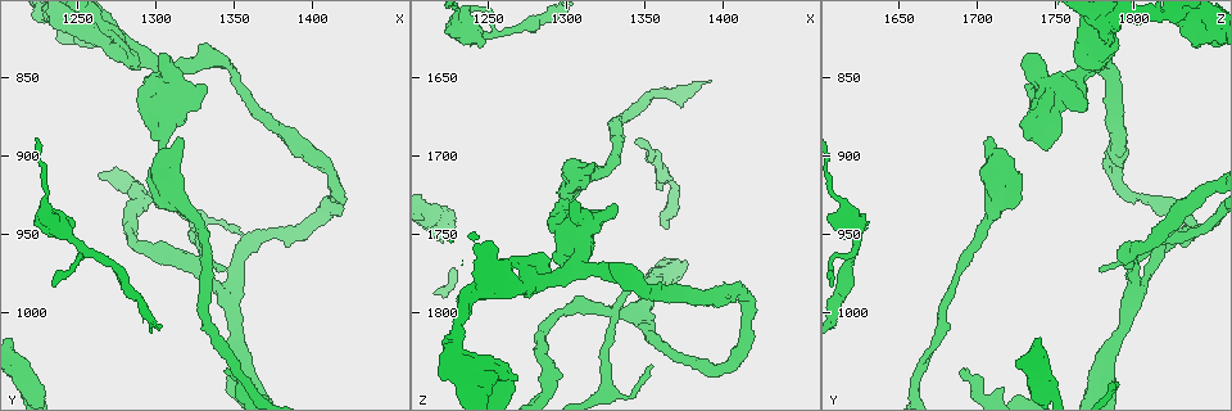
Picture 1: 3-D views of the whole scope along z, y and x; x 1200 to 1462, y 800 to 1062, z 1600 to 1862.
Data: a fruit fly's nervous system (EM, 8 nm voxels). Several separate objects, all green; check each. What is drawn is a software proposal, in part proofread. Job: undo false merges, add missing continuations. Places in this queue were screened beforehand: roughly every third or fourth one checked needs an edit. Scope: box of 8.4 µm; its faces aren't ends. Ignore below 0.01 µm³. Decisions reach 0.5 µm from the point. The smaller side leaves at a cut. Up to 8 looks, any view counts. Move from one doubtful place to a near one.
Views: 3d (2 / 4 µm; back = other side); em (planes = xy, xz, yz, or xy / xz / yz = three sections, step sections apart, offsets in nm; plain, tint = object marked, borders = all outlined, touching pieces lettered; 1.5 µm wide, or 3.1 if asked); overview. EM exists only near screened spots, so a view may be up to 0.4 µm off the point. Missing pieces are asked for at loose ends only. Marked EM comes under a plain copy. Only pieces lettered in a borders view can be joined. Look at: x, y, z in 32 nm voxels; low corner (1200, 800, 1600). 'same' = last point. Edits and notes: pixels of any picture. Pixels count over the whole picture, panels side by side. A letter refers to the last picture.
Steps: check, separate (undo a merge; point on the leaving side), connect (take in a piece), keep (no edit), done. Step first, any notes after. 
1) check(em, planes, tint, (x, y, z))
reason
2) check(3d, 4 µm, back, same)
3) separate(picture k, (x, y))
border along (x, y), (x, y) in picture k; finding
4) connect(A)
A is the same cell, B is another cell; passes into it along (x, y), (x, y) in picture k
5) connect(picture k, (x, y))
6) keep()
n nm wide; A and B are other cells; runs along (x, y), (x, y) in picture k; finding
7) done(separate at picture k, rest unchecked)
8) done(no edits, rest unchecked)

check(em, yz, step 4, tint, (1414, 916, 1790))
abrupt turn

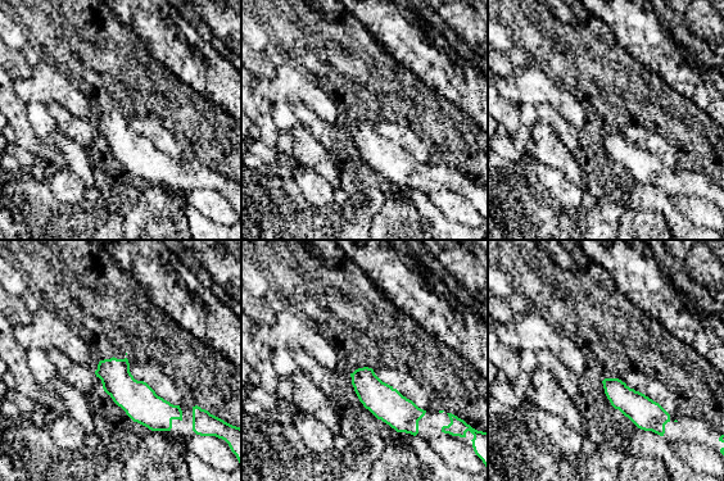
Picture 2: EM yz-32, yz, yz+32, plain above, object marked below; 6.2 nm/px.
check(em, planes, tint, same)

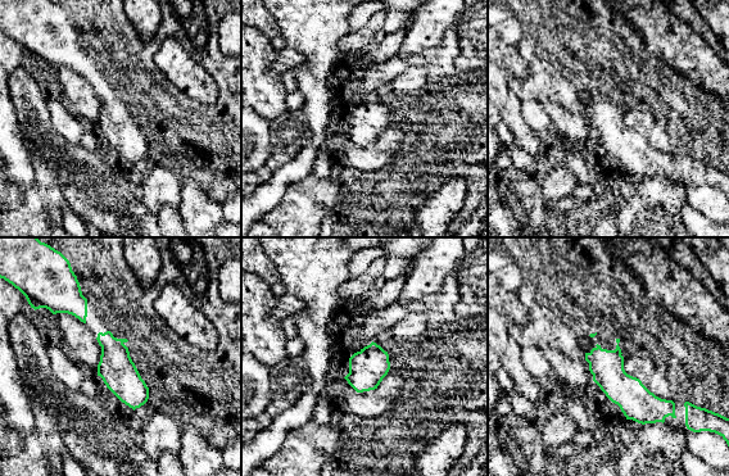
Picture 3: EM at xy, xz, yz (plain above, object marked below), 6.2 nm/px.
check(em, planes, borders, same)

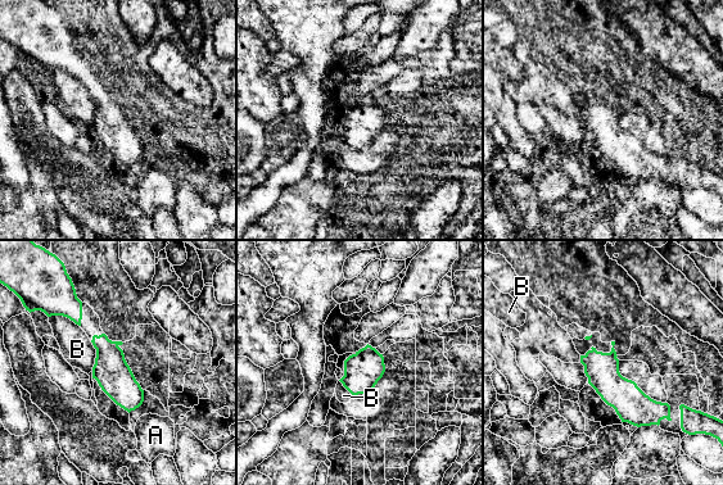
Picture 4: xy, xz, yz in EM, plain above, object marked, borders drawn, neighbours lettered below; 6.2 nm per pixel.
keep()
A and B are other cells; runs along (583, 358), (636, 408), (667, 409) in picture 4; all the same neuron

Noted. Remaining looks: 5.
check(em, yz, step 4, borders, (1314, 886, 1708))
free end

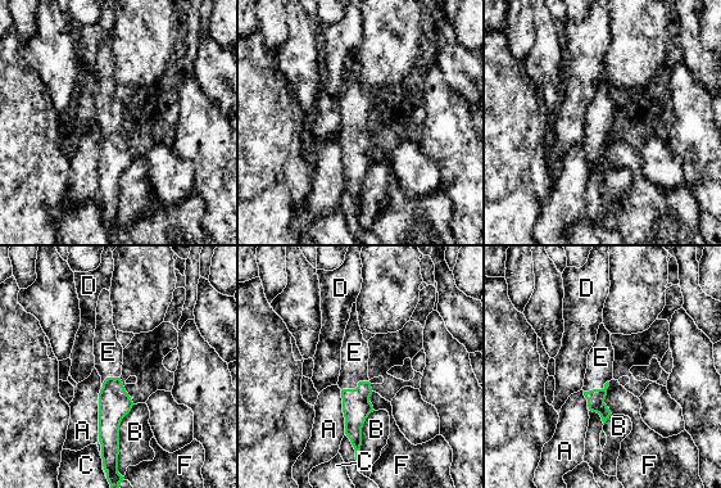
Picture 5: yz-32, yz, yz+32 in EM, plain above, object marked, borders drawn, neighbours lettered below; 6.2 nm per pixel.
check(em, planes, borders, same)
cut it another way

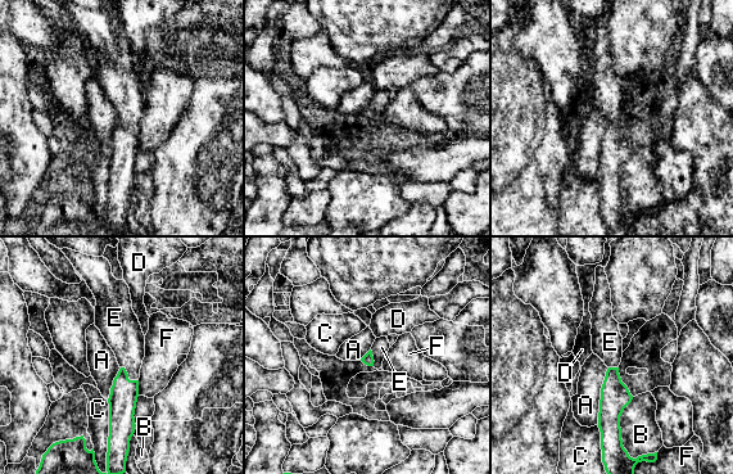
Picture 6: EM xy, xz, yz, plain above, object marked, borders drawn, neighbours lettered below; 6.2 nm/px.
connect(E)
A touches over 360 nm; E is the same cell, A, B, C, D and F are other cells; the neuron continues

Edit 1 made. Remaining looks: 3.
check(overview)
see it whole again

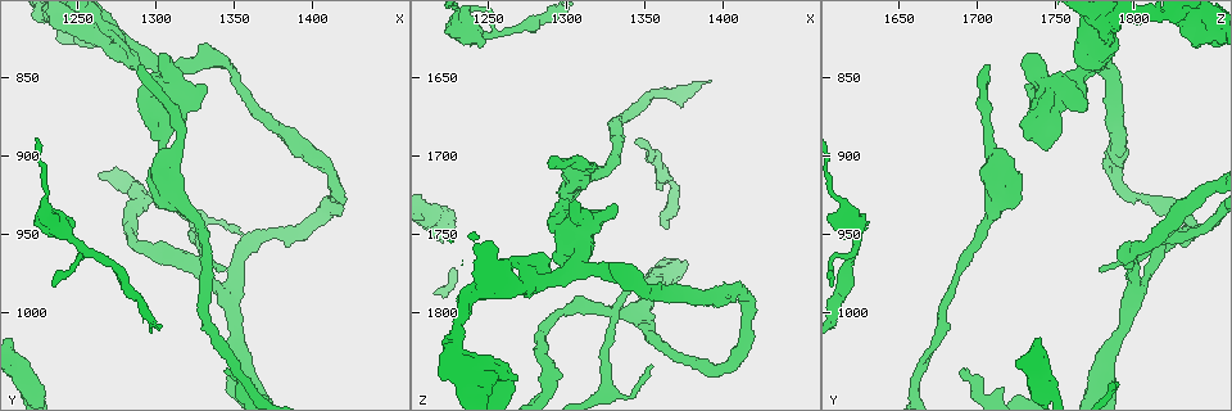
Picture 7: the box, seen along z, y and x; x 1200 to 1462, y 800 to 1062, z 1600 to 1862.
check(em, xz, step 8, tint, (1220, 1048, 1742))
thick turns thin

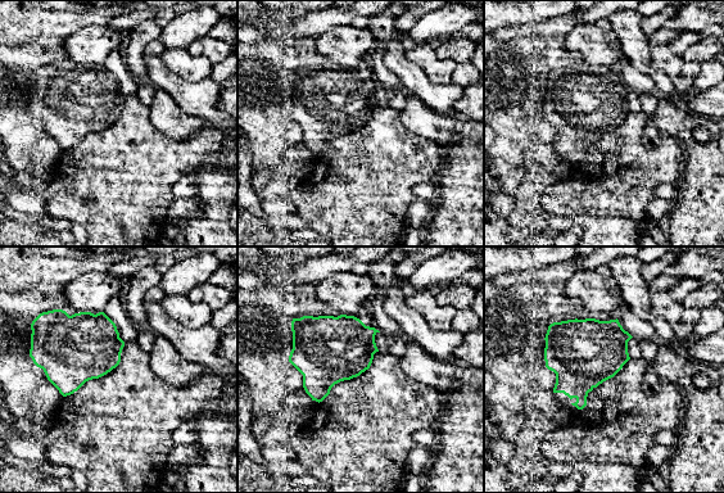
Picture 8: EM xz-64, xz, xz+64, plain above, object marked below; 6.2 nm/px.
check(em, planes, borders, same)

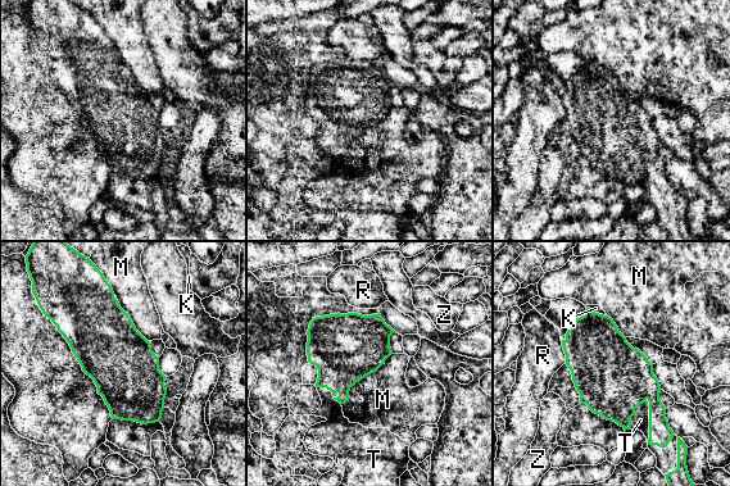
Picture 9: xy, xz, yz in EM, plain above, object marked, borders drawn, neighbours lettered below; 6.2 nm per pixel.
keep()
K, M, R, T and Z are other cells; border along (647, 398), (648, 440) in picture 9; continuous, no second neuron

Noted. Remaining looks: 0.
done(connect at picture 6, rest unchecked)

